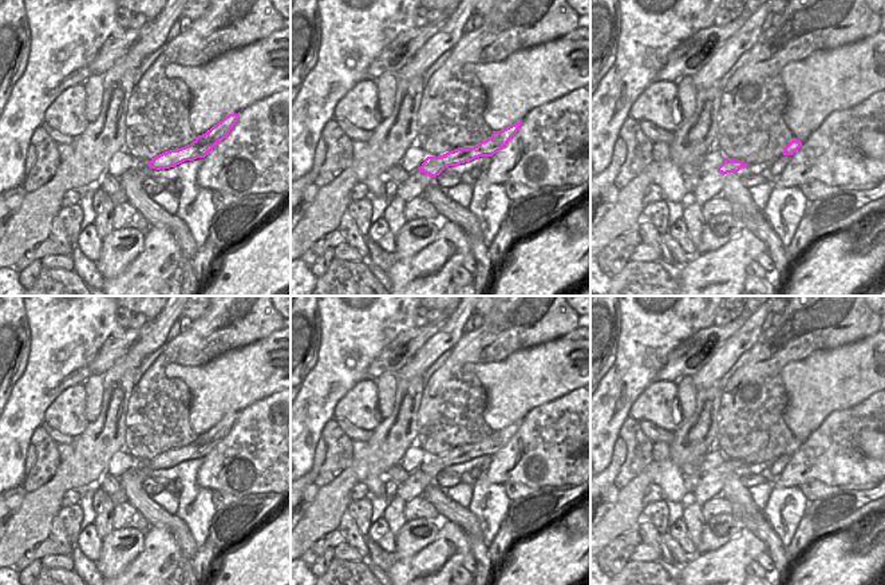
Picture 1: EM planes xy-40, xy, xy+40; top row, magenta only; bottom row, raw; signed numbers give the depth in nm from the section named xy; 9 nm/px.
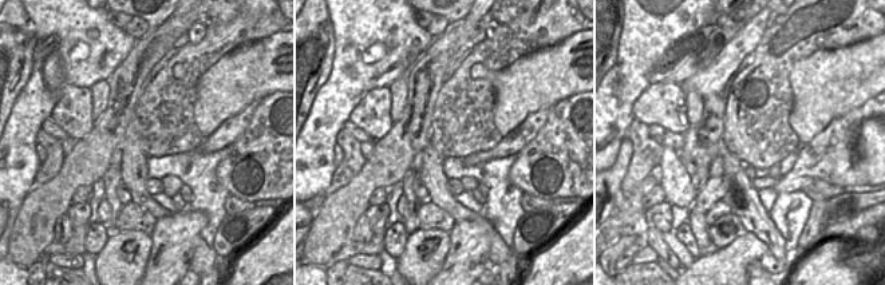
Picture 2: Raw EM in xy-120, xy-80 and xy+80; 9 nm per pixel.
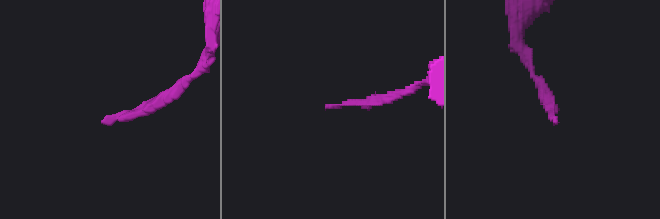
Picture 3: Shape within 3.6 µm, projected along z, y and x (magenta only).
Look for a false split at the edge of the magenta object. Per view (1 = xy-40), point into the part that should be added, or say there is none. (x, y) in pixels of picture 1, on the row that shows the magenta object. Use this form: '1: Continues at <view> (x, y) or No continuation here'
1: No continuation here

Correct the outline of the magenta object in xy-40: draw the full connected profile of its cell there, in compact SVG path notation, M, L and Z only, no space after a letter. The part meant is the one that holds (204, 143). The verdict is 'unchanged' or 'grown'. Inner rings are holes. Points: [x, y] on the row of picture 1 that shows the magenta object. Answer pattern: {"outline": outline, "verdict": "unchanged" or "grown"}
{"outline": "M229 114L221 122L214 124L205 134L198 135L190 145L181 147L178 150L165 151L151 161L149 161L150 169L165 170L175 167L185 161L194 161L197 158L205 158L220 141L226 138L236 124L238 114Z", "verdict": "unchanged"}

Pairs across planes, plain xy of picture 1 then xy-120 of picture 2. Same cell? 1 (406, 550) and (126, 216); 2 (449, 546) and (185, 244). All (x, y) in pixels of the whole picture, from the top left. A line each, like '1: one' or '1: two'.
1: two
2: one

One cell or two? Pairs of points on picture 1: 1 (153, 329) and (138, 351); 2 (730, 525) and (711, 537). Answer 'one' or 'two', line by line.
1: one
2: one

